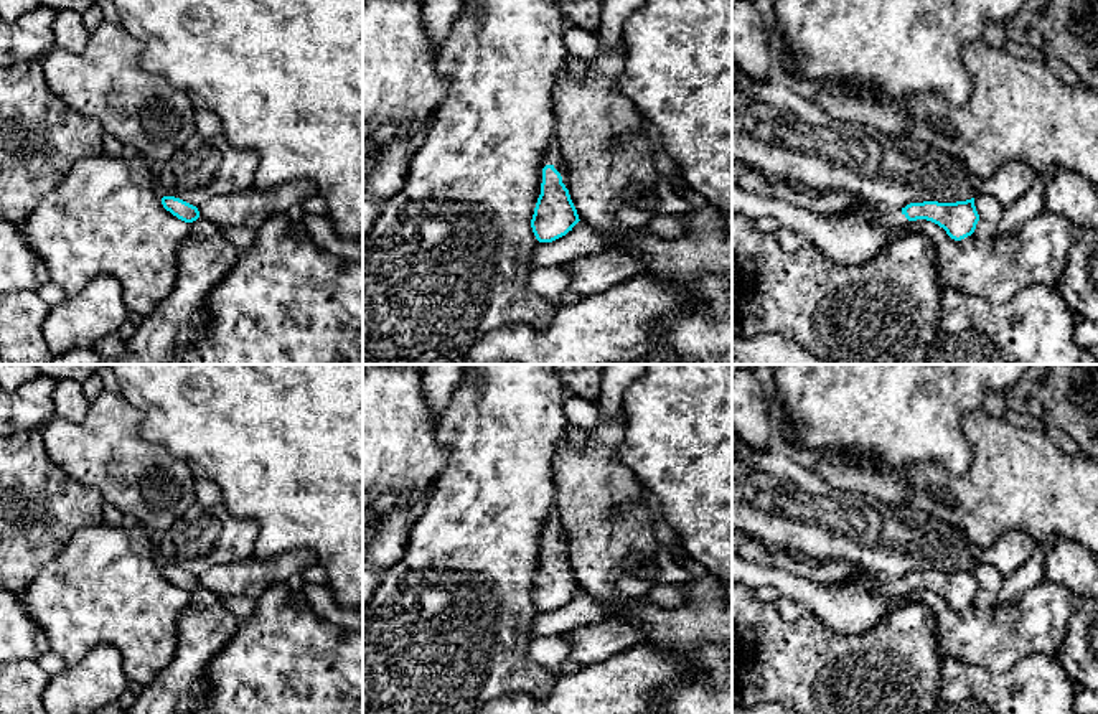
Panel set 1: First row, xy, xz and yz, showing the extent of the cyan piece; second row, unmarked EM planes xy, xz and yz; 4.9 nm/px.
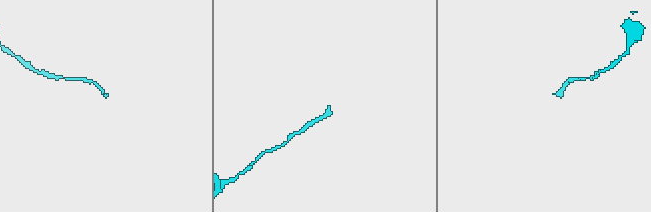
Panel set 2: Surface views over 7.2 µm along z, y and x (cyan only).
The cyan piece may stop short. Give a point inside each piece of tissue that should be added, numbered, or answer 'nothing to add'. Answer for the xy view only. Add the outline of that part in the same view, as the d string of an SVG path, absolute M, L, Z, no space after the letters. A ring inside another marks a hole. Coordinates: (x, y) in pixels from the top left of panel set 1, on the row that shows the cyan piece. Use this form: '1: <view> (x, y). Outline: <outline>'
1: xy (205, 256). Outline: M199 216L178 247L178 275L171 294L145 317L135 318L135 335L117 359L102 358L94 348L79 348L53 356L49 364L171 364L181 346L201 341L213 326L208 298L234 267L239 251L226 237L224 228Z

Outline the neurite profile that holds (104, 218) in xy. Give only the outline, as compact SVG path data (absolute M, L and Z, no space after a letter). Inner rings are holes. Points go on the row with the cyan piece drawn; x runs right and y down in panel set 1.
M130 152L77 162L20 229L66 298L79 295L99 275L112 275L120 282L130 317L142 318L171 294L178 275L176 252L190 233L190 223L163 208L153 190L150 163Z

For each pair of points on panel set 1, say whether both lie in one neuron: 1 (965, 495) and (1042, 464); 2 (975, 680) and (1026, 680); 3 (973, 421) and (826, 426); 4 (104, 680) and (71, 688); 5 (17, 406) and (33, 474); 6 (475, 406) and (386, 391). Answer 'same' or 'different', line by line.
1: same
2: same
3: different
4: same
5: different
6: different

